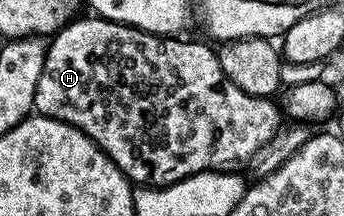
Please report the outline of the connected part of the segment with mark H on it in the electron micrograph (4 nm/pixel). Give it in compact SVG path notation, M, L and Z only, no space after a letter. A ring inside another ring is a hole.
M77 17L51 35L47 43L46 60L42 64L42 76L38 76L38 88L34 92L34 110L37 115L62 120L78 128L86 136L90 136L90 140L94 140L94 144L98 144L98 148L102 148L102 152L106 152L106 156L114 160L116 167L127 176L129 182L141 186L164 187L204 171L236 172L241 169L239 166L246 165L279 132L280 118L282 119L281 107L279 105L276 107L272 98L259 98L242 92L242 88L238 88L238 84L231 82L226 72L222 72L220 55L215 49L211 50L207 46L209 45L207 41L183 42L183 37L180 36L148 34L144 30L137 30L134 26L124 26L121 22L112 22L108 18L91 17L80 19Z

